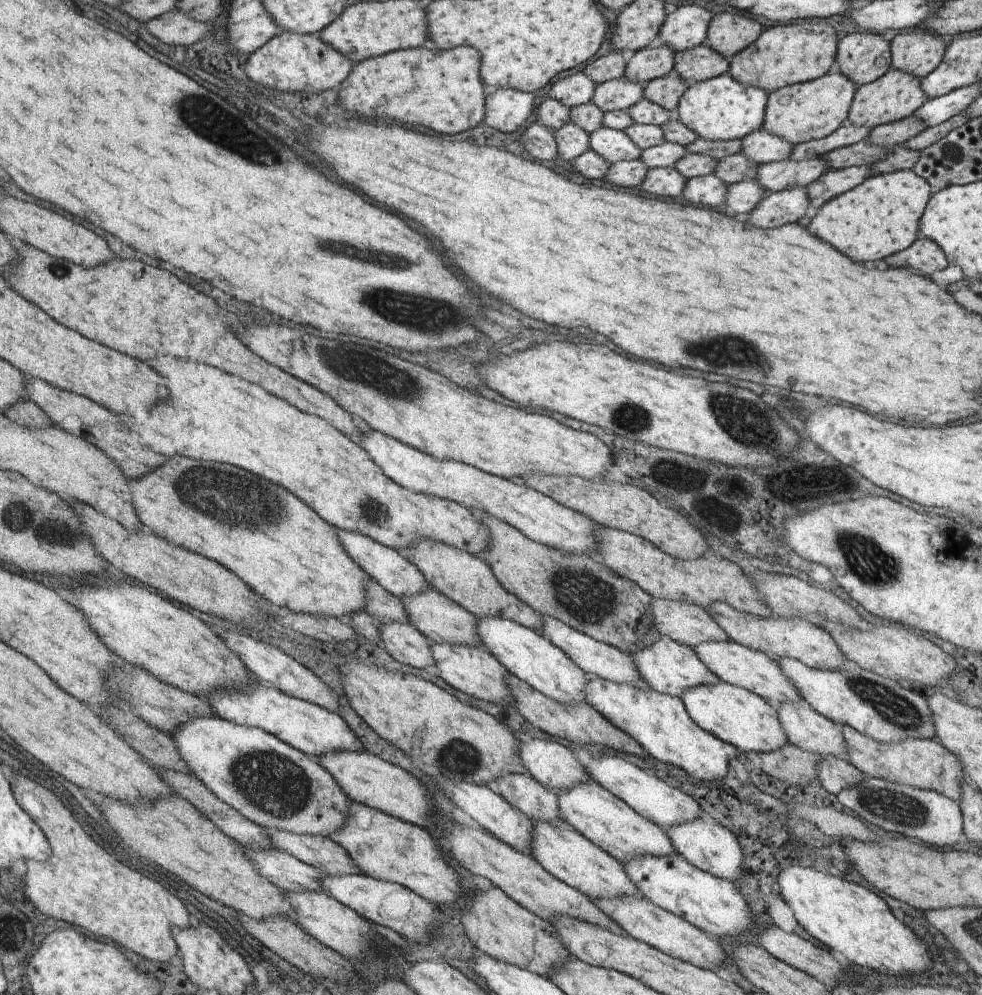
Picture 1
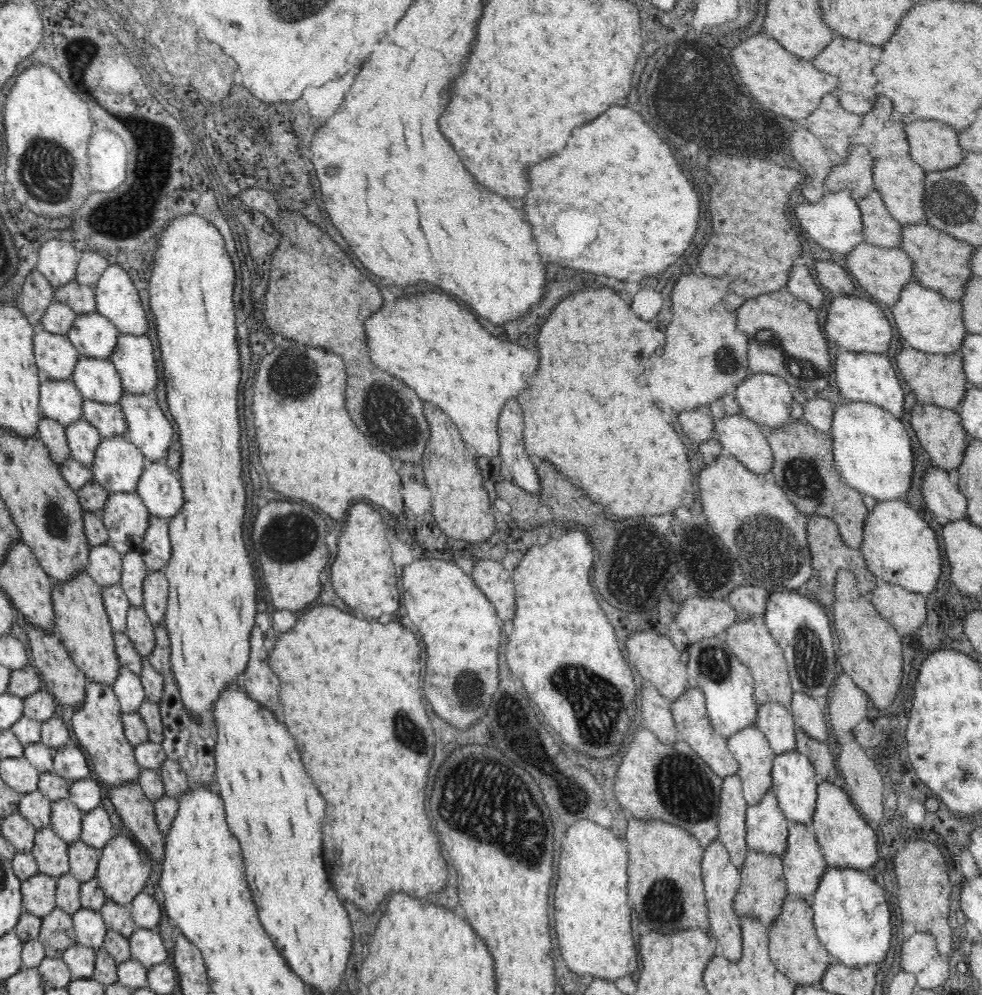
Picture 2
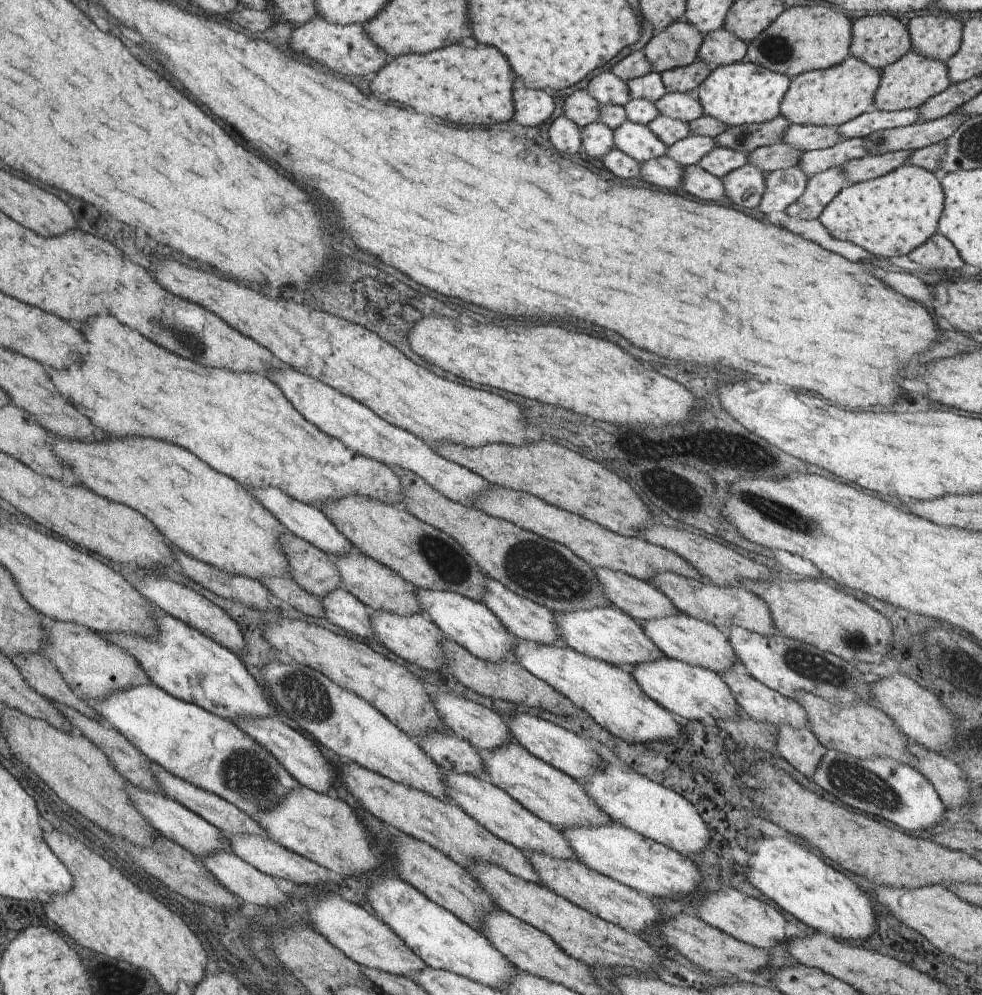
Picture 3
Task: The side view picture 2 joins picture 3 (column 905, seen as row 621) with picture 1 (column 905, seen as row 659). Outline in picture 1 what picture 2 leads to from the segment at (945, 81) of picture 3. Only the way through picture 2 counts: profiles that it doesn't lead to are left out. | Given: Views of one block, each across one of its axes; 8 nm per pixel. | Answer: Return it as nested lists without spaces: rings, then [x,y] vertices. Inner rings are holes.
[[[890,68],[886,74],[856,88],[847,116],[847,124],[873,129],[913,115],[929,98],[922,92],[919,78]]]

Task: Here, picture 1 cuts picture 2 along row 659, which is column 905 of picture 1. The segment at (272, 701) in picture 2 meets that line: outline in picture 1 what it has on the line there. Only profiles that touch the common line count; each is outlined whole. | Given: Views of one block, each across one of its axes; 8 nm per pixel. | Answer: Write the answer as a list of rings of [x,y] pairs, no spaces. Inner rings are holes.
[[[919,236],[908,248],[891,254],[884,260],[888,267],[911,269],[913,272],[925,276],[925,278],[948,266],[941,248],[929,238],[922,236]]]

